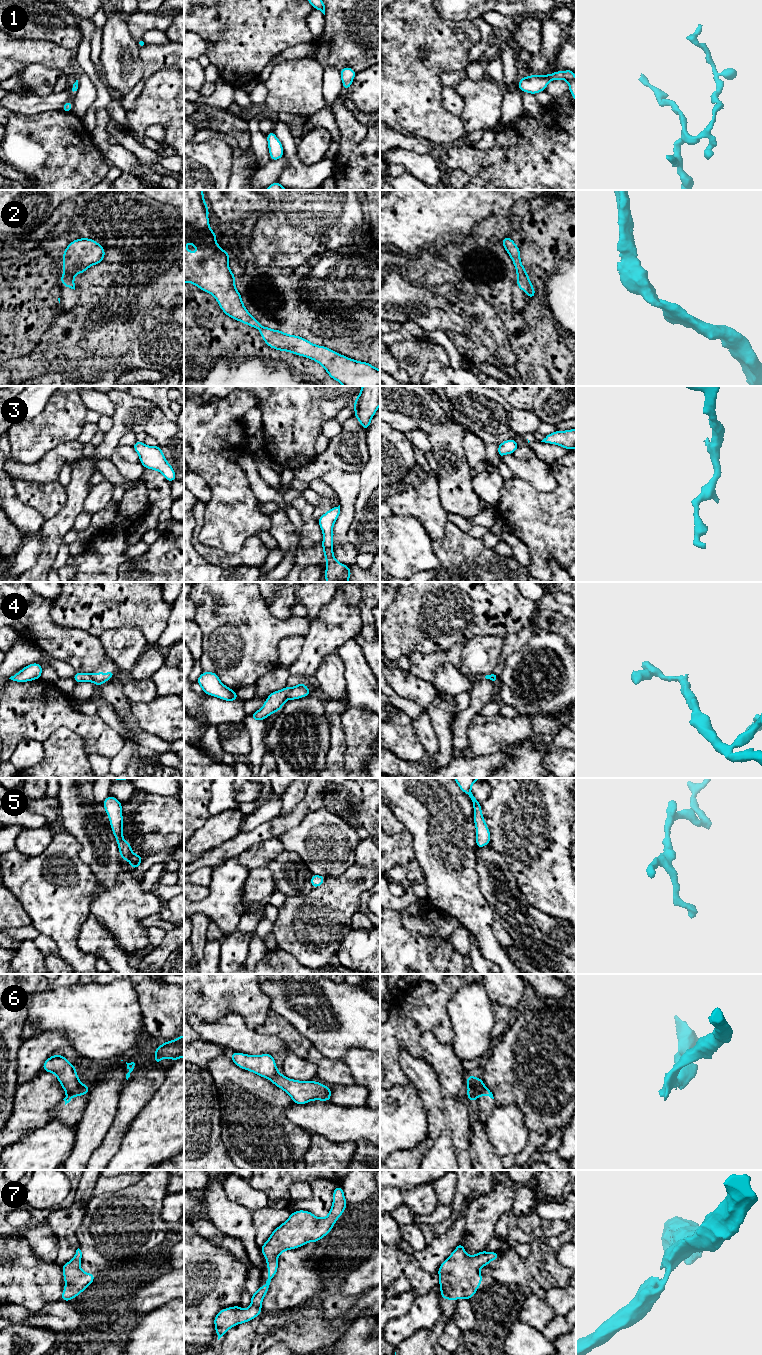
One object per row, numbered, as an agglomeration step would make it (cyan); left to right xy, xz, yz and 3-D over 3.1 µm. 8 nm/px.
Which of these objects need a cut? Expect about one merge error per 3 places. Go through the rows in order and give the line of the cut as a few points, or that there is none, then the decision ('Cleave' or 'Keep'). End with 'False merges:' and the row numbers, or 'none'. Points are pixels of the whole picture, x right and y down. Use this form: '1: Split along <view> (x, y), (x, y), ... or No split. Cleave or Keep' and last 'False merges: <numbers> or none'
1: No split. Keep
2: No split. Keep
3: No split. Keep
4: Split along xz (290, 689), (287, 697). Cleave
5: No split. Keep
6: Split along xy (81, 1084), (75, 1092), (67, 1095). Cleave
7: No split. Keep
False merges: 4, 6

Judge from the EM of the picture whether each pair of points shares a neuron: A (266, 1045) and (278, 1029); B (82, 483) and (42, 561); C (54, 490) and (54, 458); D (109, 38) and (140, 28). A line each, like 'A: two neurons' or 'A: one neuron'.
A: two neurons
B: one neuron
C: two neurons
D: two neurons

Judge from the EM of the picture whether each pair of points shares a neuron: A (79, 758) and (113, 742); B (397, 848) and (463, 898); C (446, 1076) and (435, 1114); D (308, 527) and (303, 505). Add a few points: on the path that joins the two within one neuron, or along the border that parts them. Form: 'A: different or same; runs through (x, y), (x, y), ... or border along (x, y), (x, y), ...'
A: different; border along (75, 733), (82, 739), (84, 751), (87, 755)
B: different; border along (413, 842), (413, 852), (423, 870), (424, 880)
C: different; border along (433, 1069), (441, 1092), (446, 1096), (455, 1098)
D: same; runs through (308, 522), (306, 510)

